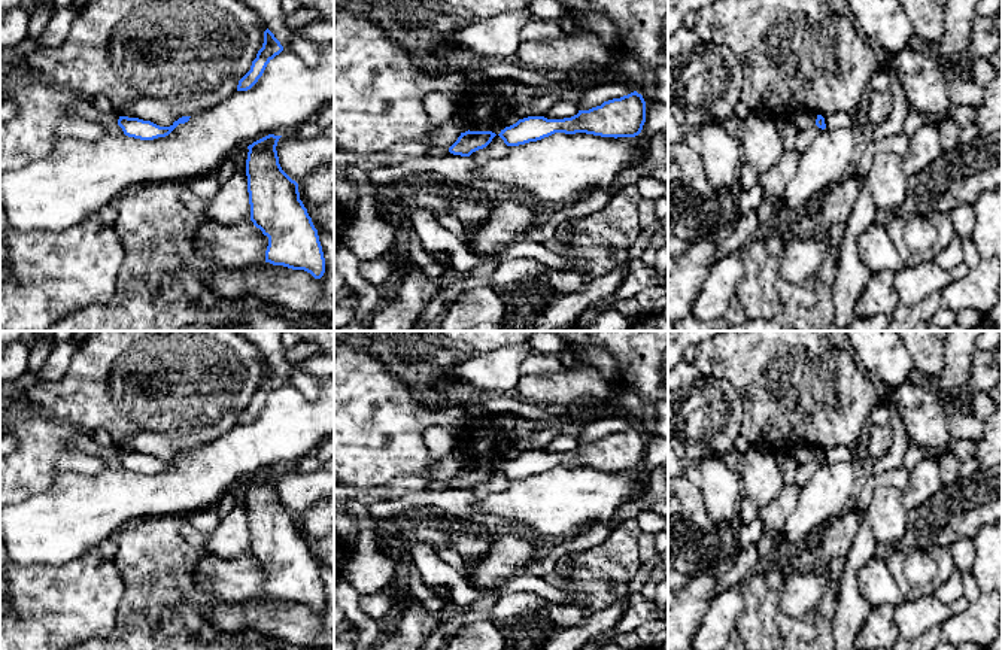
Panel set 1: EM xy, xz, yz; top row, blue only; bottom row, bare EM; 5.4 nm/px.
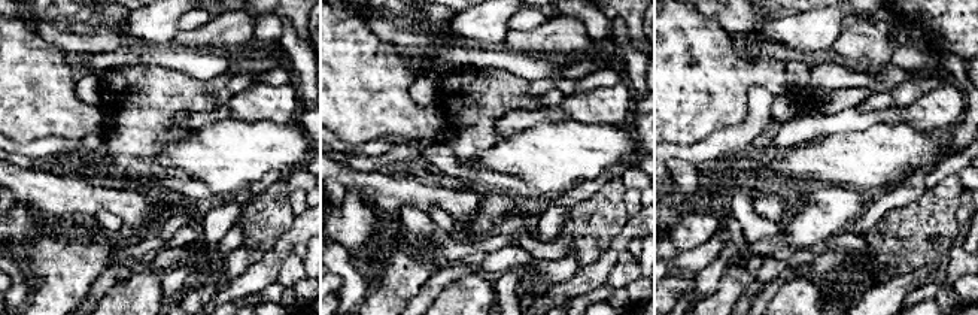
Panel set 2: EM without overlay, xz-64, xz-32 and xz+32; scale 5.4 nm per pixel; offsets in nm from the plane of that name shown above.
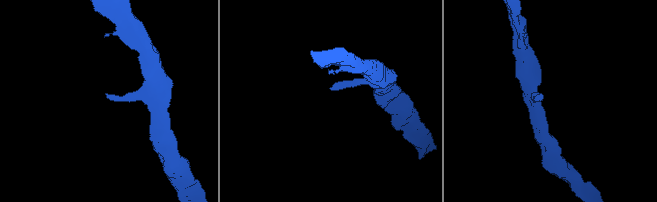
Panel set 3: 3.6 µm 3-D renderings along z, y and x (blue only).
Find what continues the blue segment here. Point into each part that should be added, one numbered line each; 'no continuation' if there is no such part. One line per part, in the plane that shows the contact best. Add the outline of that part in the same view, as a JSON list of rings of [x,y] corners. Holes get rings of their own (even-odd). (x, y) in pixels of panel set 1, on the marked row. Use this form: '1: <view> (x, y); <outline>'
no continuation

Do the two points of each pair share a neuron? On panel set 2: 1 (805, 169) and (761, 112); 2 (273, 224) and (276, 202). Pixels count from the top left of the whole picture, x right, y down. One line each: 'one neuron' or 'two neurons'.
1: two neurons
2: one neuron

